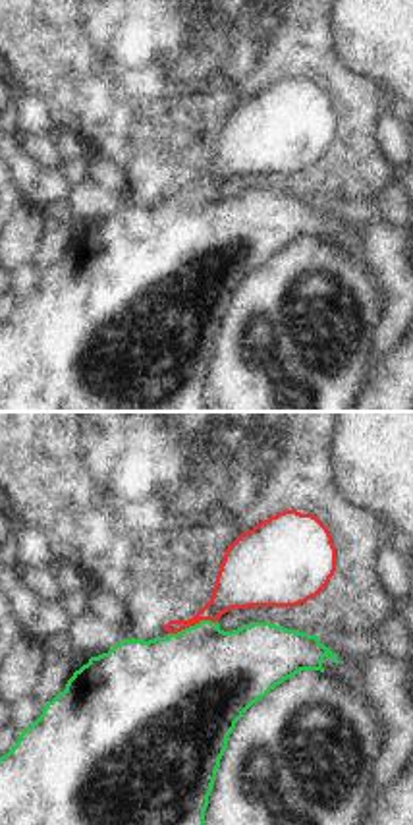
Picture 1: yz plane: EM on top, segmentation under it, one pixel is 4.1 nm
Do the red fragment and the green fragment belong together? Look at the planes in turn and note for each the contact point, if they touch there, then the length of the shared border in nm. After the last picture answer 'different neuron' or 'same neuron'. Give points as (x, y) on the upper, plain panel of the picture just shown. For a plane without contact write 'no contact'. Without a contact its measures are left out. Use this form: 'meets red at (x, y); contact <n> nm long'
meets red at (193, 192); contact 200 nm long

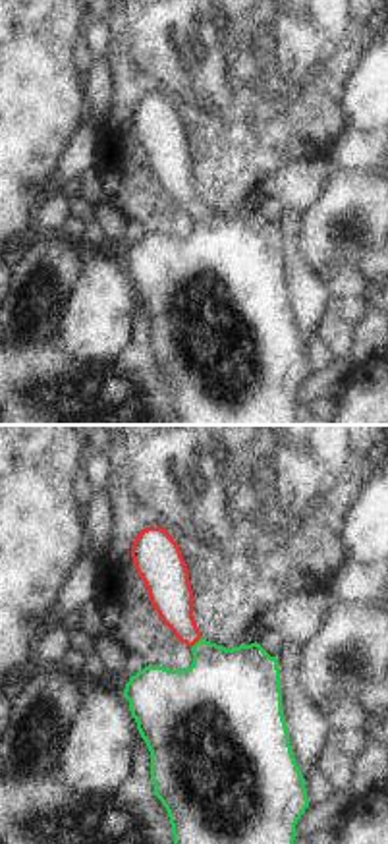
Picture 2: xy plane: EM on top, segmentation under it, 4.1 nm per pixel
meets red at (195, 209); contact 60 nm long

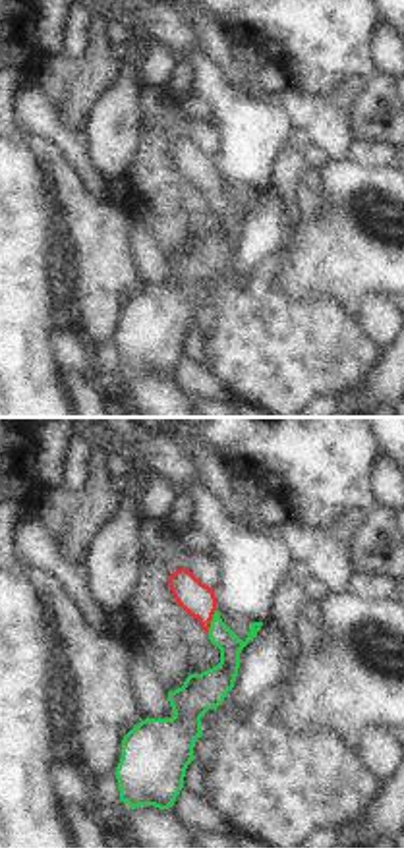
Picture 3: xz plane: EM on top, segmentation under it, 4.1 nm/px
meets red at (209, 188); contact 110 nm long

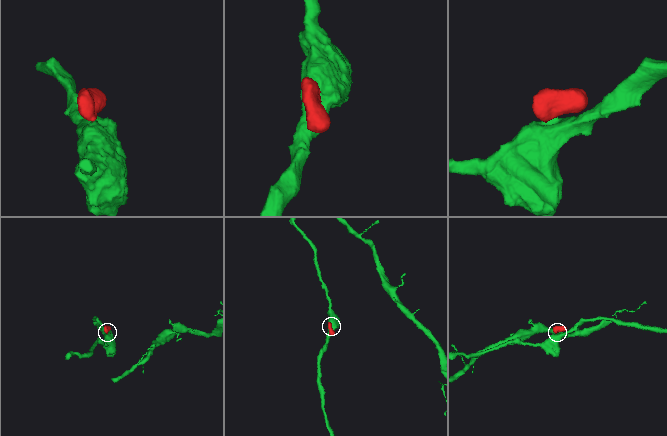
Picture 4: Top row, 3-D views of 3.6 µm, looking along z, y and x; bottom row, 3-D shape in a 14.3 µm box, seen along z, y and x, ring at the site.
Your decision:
same neuron

